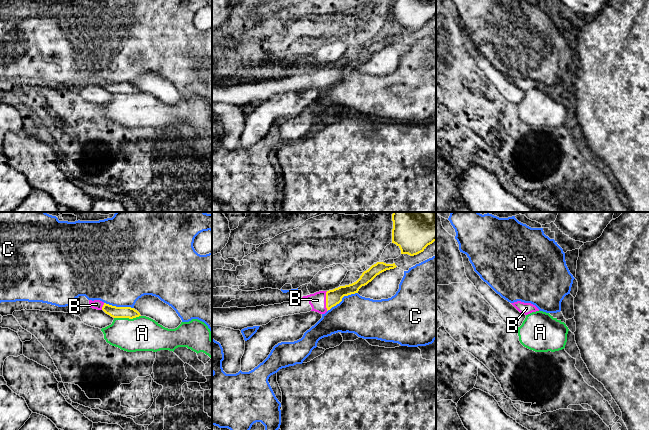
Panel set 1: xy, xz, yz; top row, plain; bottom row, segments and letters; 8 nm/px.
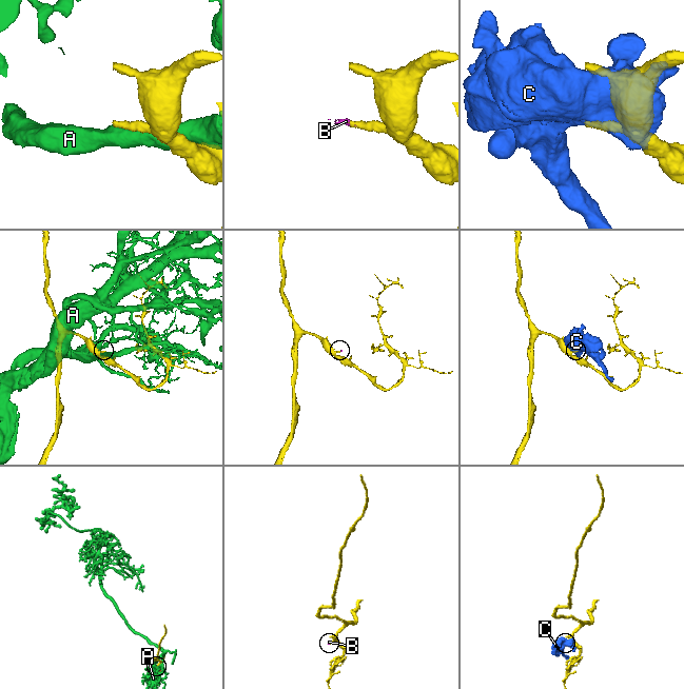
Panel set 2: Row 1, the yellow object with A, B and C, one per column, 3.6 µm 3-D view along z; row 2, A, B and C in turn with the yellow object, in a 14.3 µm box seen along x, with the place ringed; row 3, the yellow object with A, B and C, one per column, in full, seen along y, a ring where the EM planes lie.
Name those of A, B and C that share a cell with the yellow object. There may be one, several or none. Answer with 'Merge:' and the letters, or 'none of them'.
Merge: B

